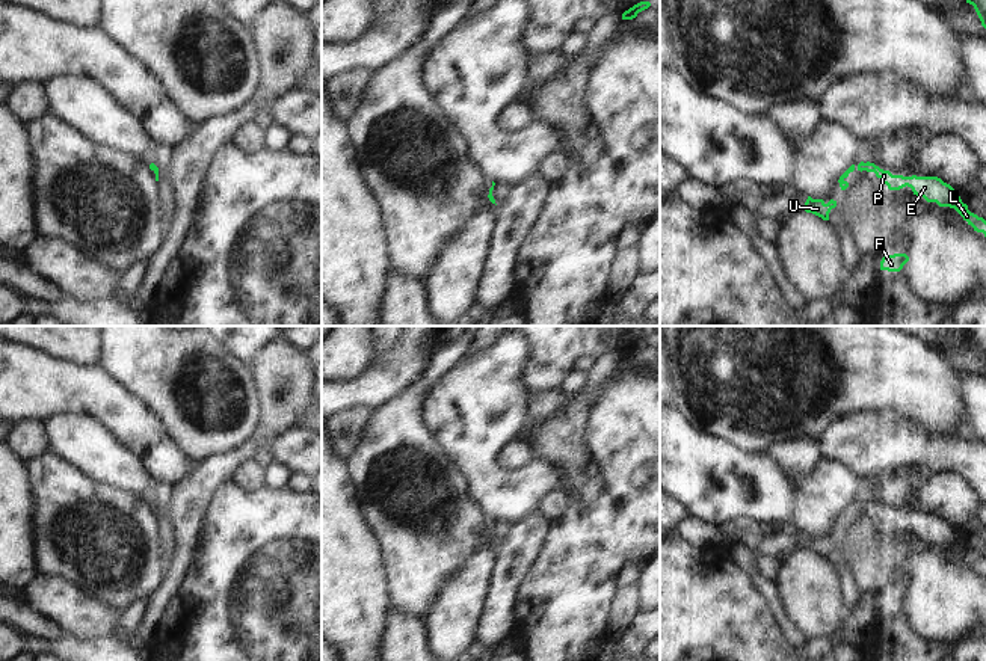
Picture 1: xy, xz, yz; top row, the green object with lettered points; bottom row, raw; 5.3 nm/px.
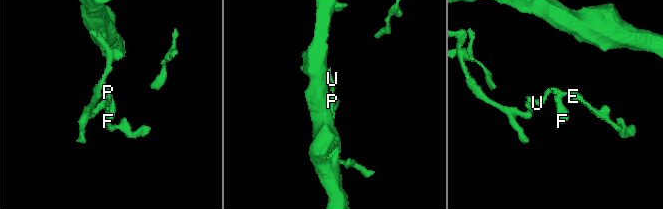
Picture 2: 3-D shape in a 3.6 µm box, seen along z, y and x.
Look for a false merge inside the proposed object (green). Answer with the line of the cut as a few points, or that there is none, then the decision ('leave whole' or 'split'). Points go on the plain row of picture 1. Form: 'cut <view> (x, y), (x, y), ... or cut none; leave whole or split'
cut none; leave whole

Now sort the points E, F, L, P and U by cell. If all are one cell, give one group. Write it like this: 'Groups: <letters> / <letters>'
Groups: E F L P U.

